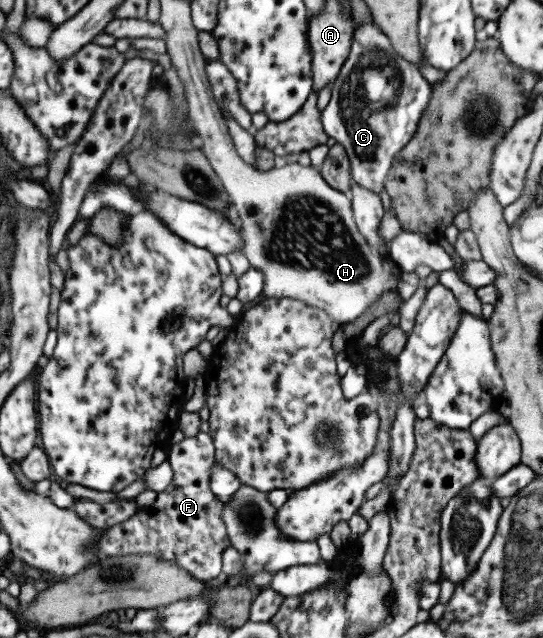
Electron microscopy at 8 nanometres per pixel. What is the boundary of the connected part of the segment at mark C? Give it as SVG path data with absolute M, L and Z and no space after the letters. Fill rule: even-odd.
M373 18L367 19L365 24L360 26L356 22L353 23L354 35L350 54L334 80L331 99L320 115L326 135L334 138L336 143L344 148L350 161L354 183L379 194L385 188L387 172L393 165L394 157L414 138L433 88L422 78L418 65L408 62L394 51L391 41L380 31L380 26L374 23ZM376 102L378 110L383 110L382 106L392 106L392 112L377 111L374 106Z

